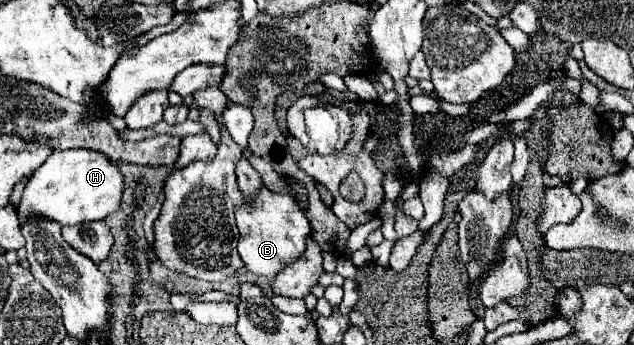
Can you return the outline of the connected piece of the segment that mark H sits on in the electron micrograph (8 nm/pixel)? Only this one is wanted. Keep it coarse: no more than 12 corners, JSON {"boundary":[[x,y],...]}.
{"boundary":[[56,150],[26,184],[24,224],[104,220],[122,174],[104,154]]}

